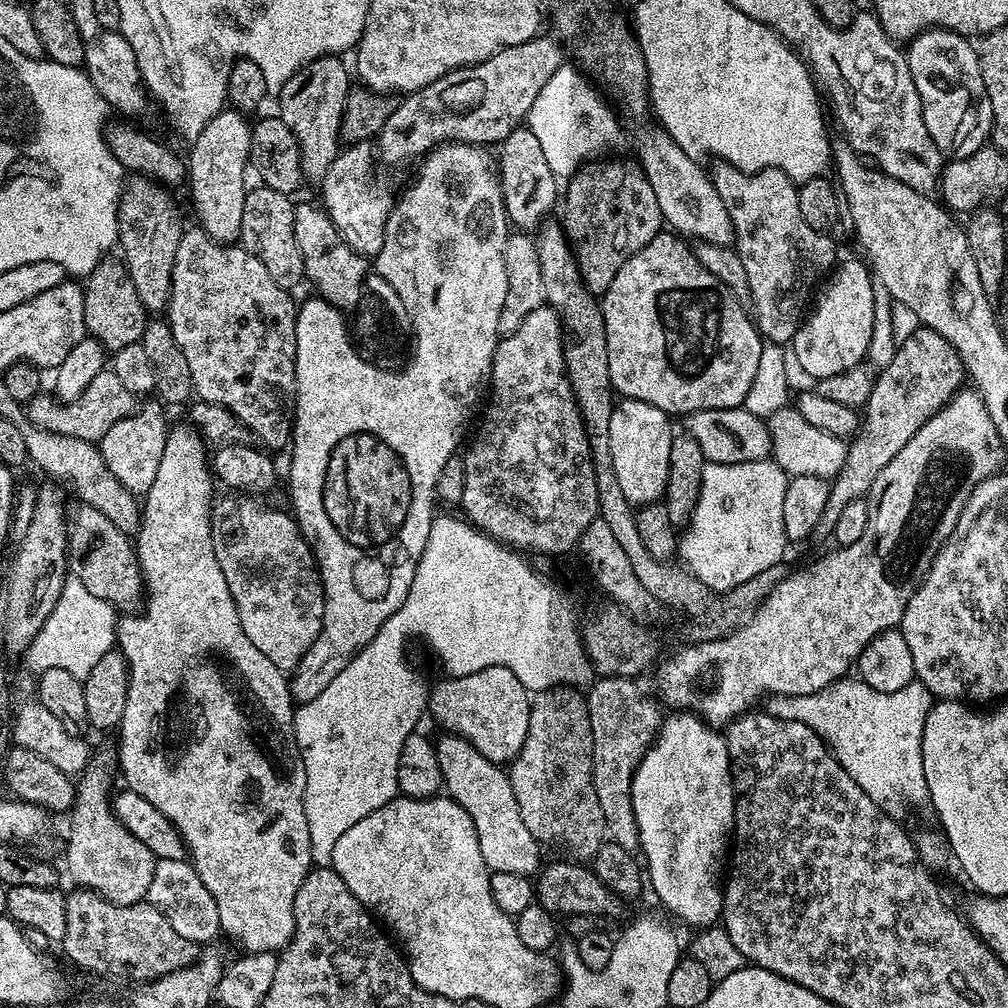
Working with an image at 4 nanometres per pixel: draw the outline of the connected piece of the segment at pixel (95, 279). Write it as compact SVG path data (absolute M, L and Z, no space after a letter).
M106 258L86 277L84 288L87 335L106 350L141 343L150 319L142 306L142 298L138 298L138 290L134 288L127 267L119 259L112 259Z

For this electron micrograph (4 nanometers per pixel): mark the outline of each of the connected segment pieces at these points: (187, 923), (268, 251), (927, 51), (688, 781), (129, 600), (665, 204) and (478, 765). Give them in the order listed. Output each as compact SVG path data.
M187 859L157 860L146 900L164 915L166 922L170 922L182 938L193 940L197 946L211 945L212 939L221 935L218 906L214 906L210 890L206 890L202 878L198 878L194 866Z
M263 186L245 191L244 205L242 206L242 230L239 243L253 252L266 266L270 278L278 282L278 286L289 290L295 289L299 280L305 279L302 266L302 253L298 250L298 241L294 238L294 210L296 204L292 196L282 194L278 190L270 190Z
M930 28L912 37L906 48L910 78L918 86L922 118L934 146L957 160L965 160L989 143L992 134L992 107L982 82L977 45L969 37L946 28Z
M676 710L671 713L673 716L663 717L660 730L656 733L655 740L652 741L648 753L640 760L640 765L636 768L636 773L632 775L632 809L636 819L636 834L638 837L638 848L644 851L643 863L646 865L646 876L650 881L650 888L656 891L658 899L664 903L664 908L668 912L673 912L680 920L685 920L688 924L698 924L697 926L712 926L721 919L724 911L724 890L722 881L726 876L726 857L730 852L730 837L734 832L736 822L736 792L732 789L732 762L728 758L728 742L723 735L720 736L713 725L707 724L705 720L692 713L683 710Z
M83 503L78 508L68 521L68 567L71 575L80 579L95 597L112 604L114 609L135 609L146 589L133 541L98 510Z
M659 126L644 128L637 134L636 152L644 177L654 189L654 198L658 198L658 210L662 210L665 225L673 233L684 238L693 236L693 241L705 244L728 246L733 243L730 214L722 198L718 198L718 190L706 168L704 172L701 161L690 158Z
M444 734L441 740L435 741L438 766L442 770L444 779L443 791L451 796L466 814L470 814L470 822L474 822L474 834L478 834L478 846L482 850L482 858L486 862L489 873L501 872L502 874L522 874L529 878L535 877L540 872L542 860L540 851L542 845L539 840L530 834L526 822L522 822L522 810L518 810L518 798L514 798L514 786L510 786L507 771L501 765L488 761L460 735Z

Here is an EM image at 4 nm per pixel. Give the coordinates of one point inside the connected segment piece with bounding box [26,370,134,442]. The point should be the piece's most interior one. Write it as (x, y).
(105, 401)

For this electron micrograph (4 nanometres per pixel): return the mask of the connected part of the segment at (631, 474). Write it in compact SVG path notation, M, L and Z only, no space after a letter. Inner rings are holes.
M621 399L610 414L610 458L614 458L614 474L622 485L622 494L633 506L655 504L666 490L666 474L670 462L670 446L674 429L669 413L650 406L650 402Z

